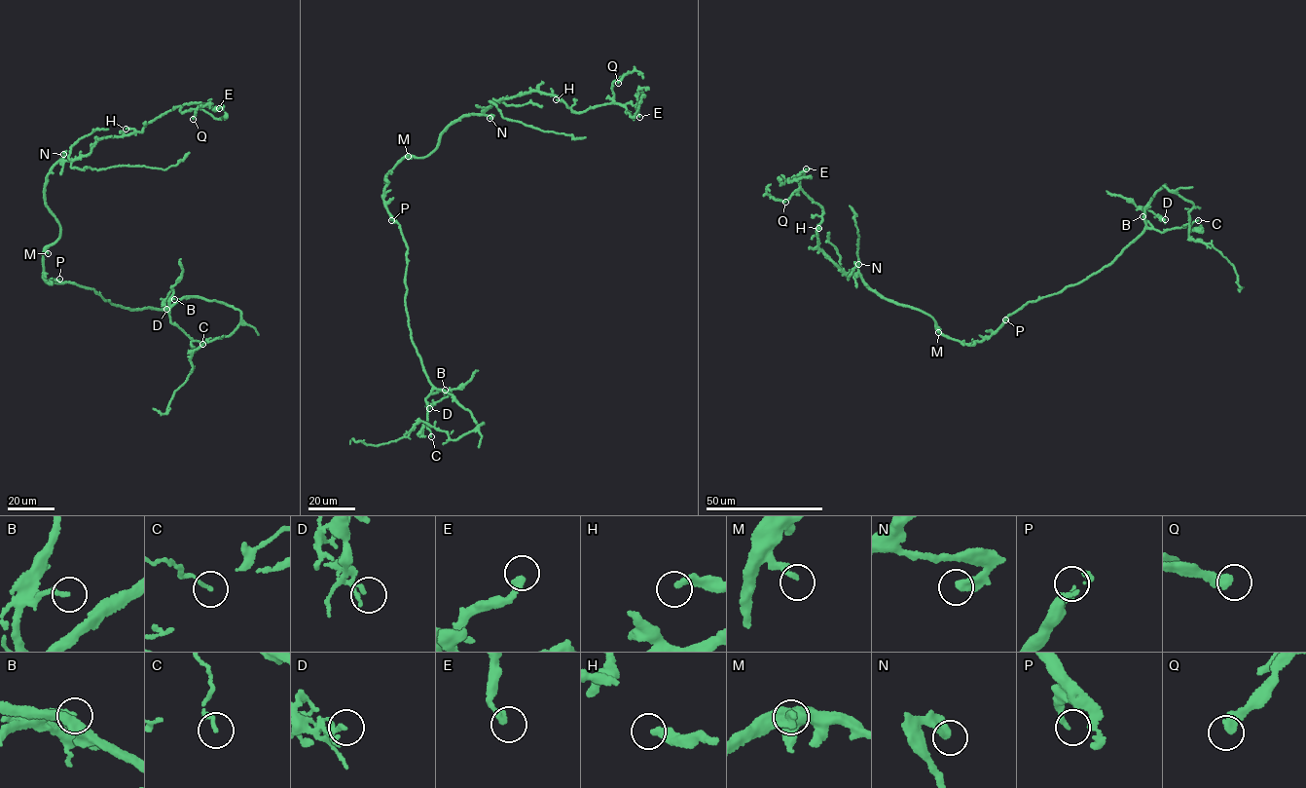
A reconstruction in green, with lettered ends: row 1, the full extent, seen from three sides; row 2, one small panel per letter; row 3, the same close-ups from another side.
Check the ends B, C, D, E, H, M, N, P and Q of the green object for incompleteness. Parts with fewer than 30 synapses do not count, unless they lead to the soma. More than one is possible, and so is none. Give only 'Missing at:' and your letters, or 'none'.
Missing at: none

